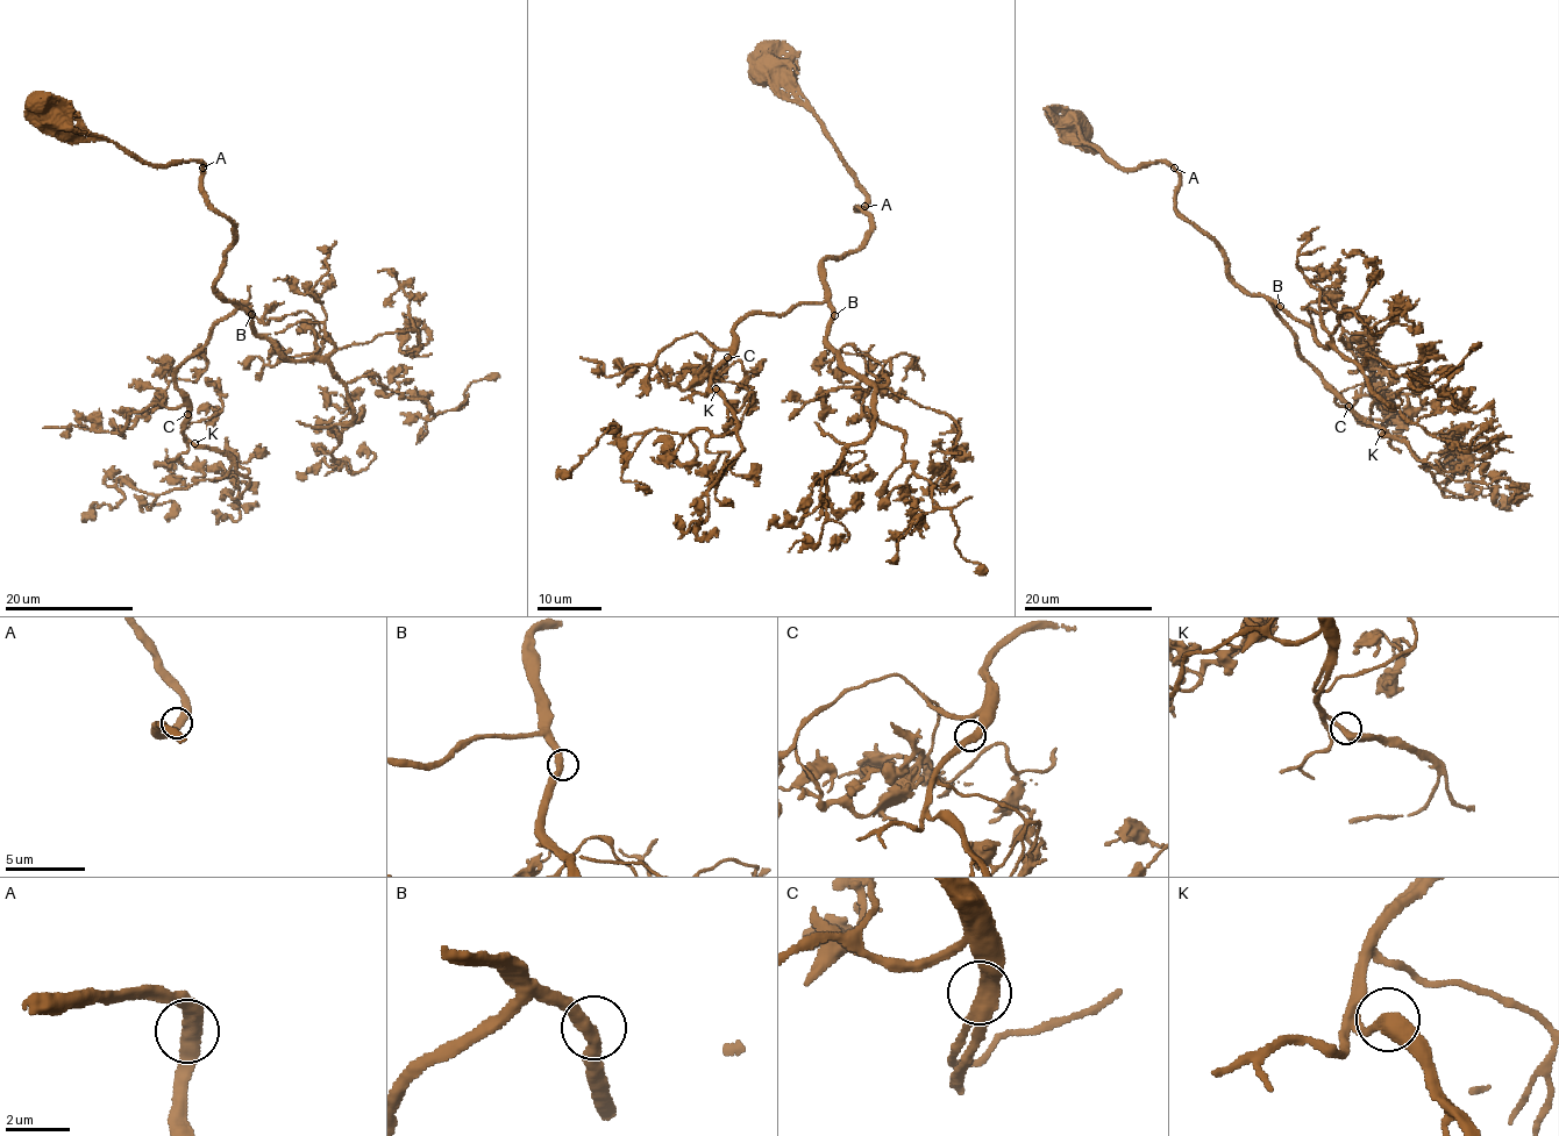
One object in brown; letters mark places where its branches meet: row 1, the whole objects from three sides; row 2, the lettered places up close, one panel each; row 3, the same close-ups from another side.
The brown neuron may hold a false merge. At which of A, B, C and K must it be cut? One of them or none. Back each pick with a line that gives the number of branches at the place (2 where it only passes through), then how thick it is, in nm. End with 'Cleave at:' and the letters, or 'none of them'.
Cleave at: none of them

